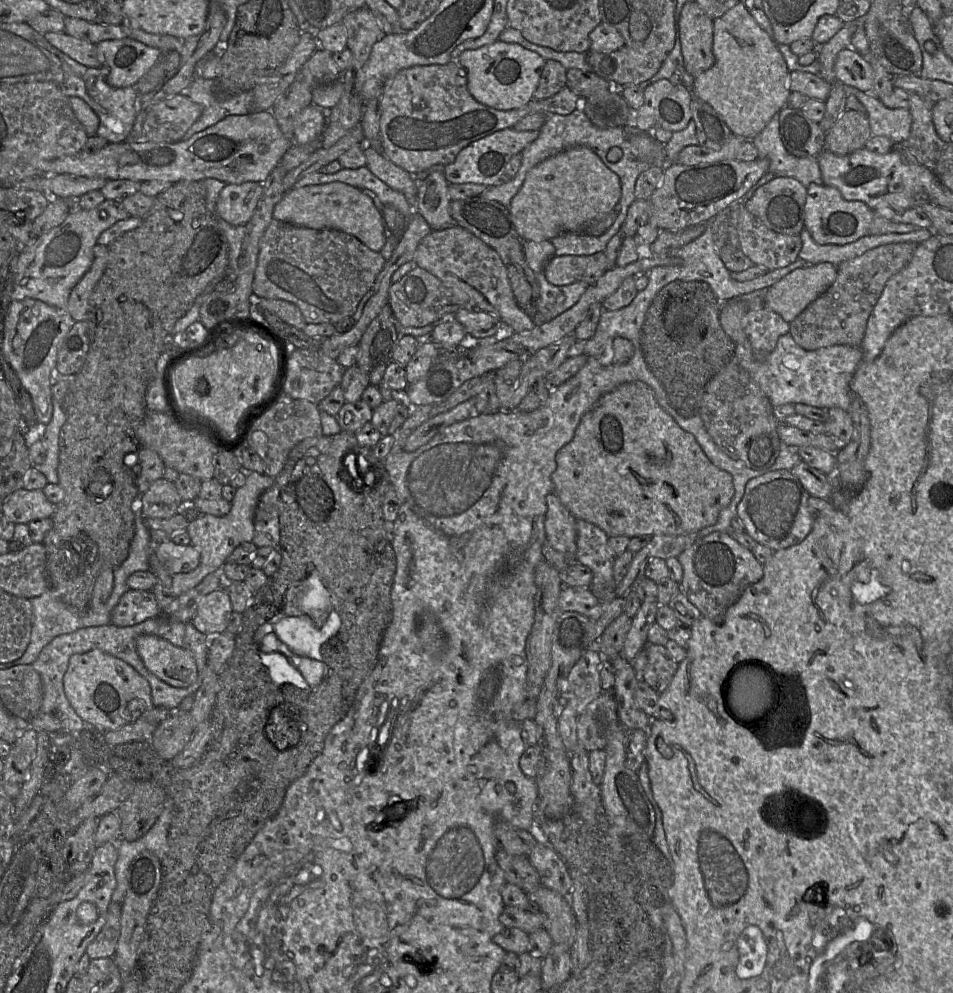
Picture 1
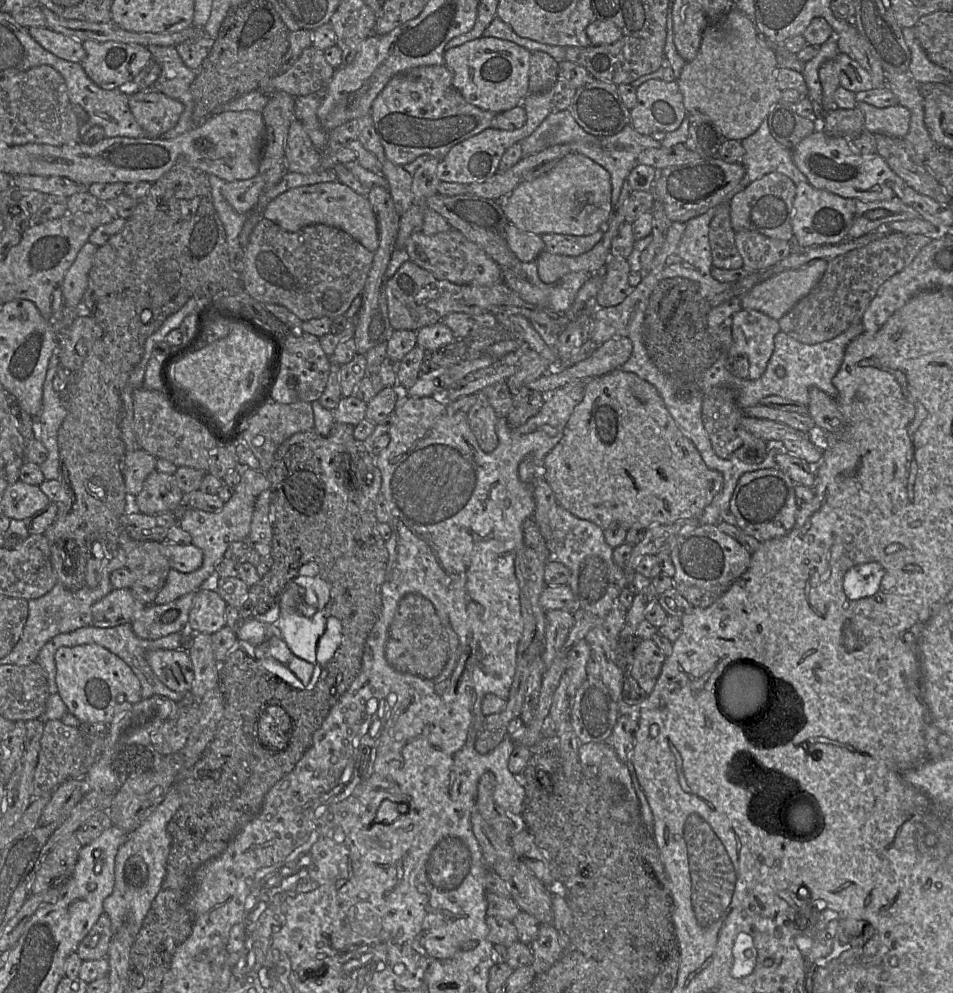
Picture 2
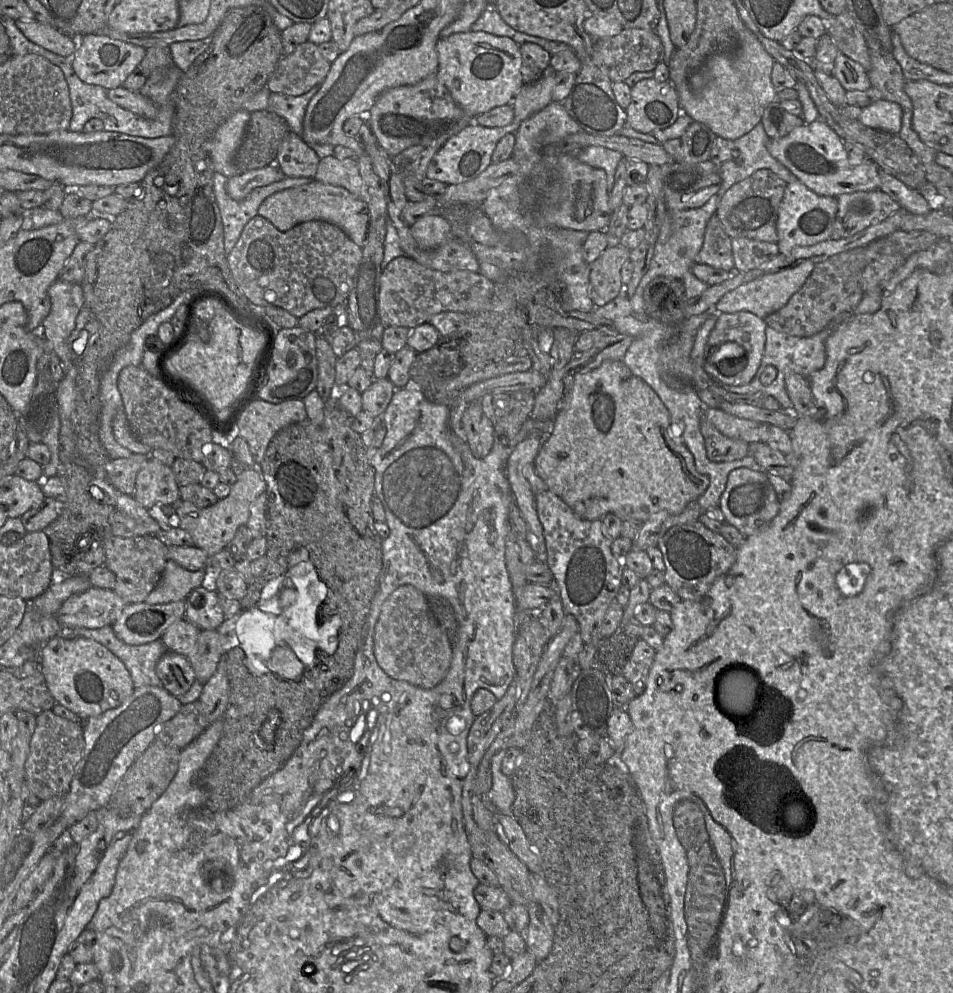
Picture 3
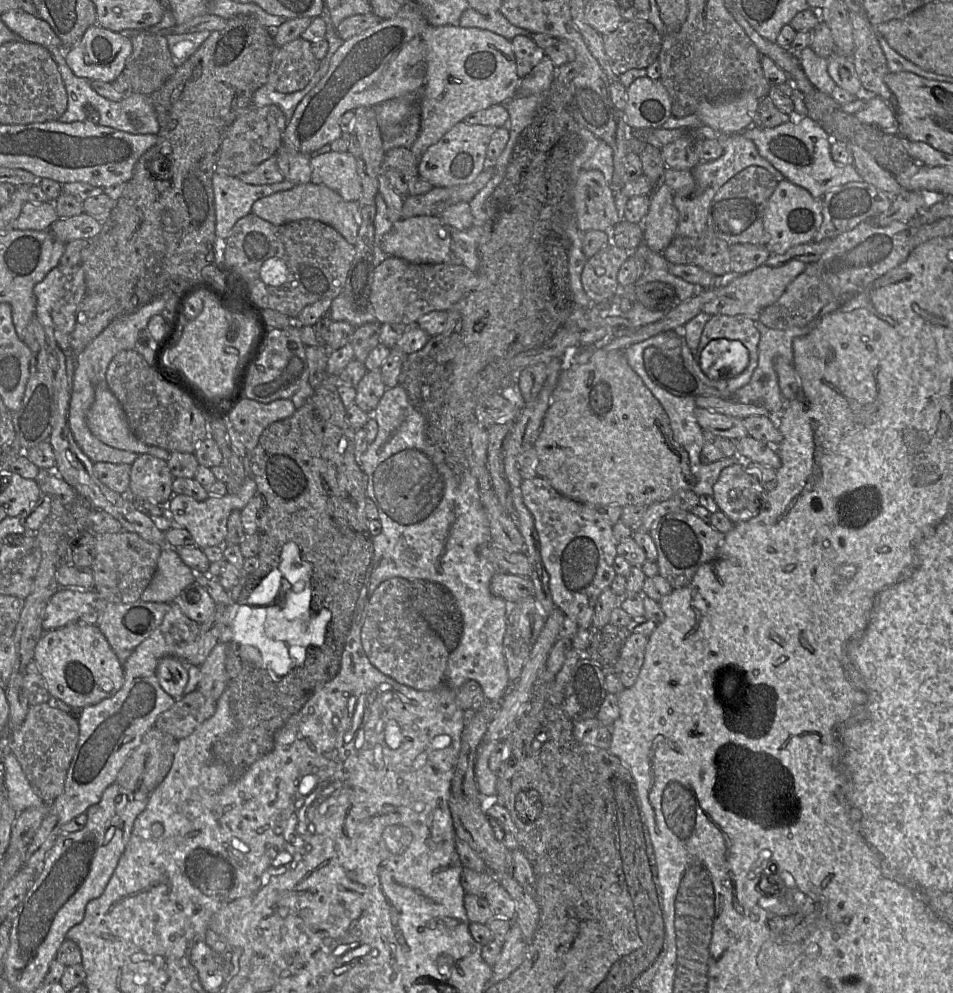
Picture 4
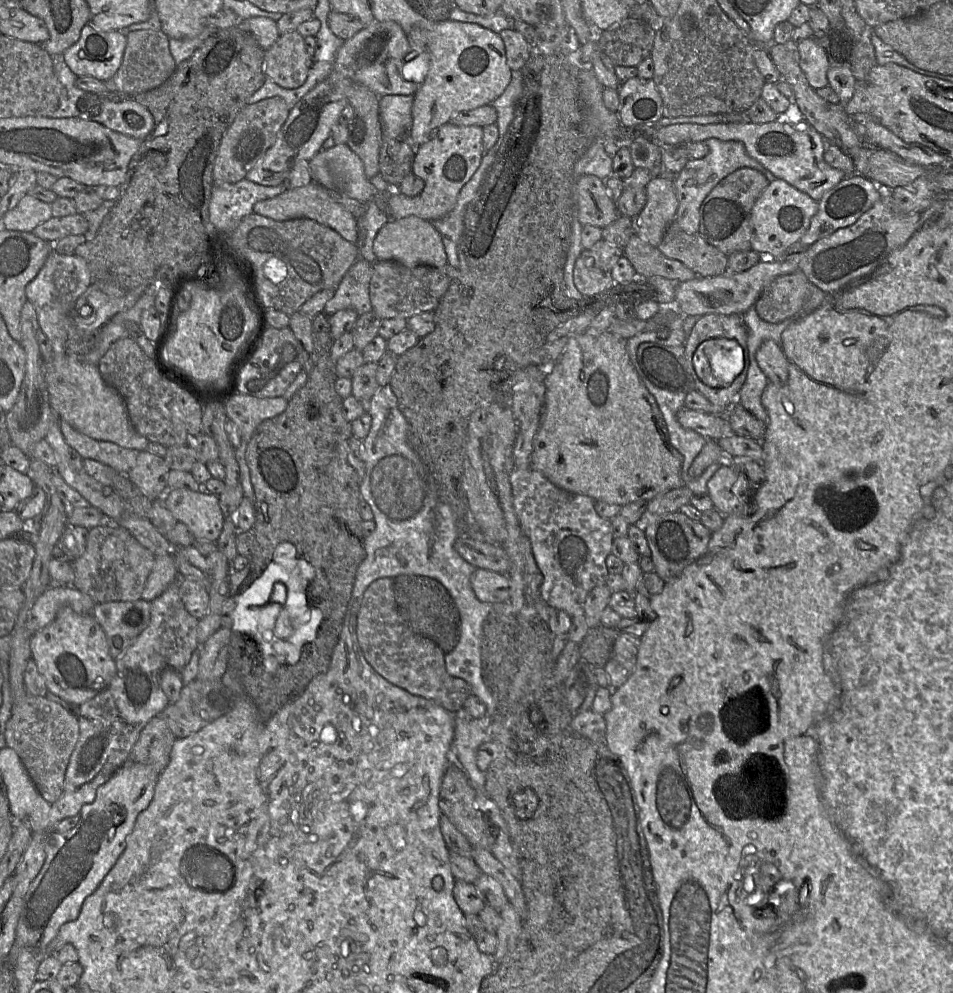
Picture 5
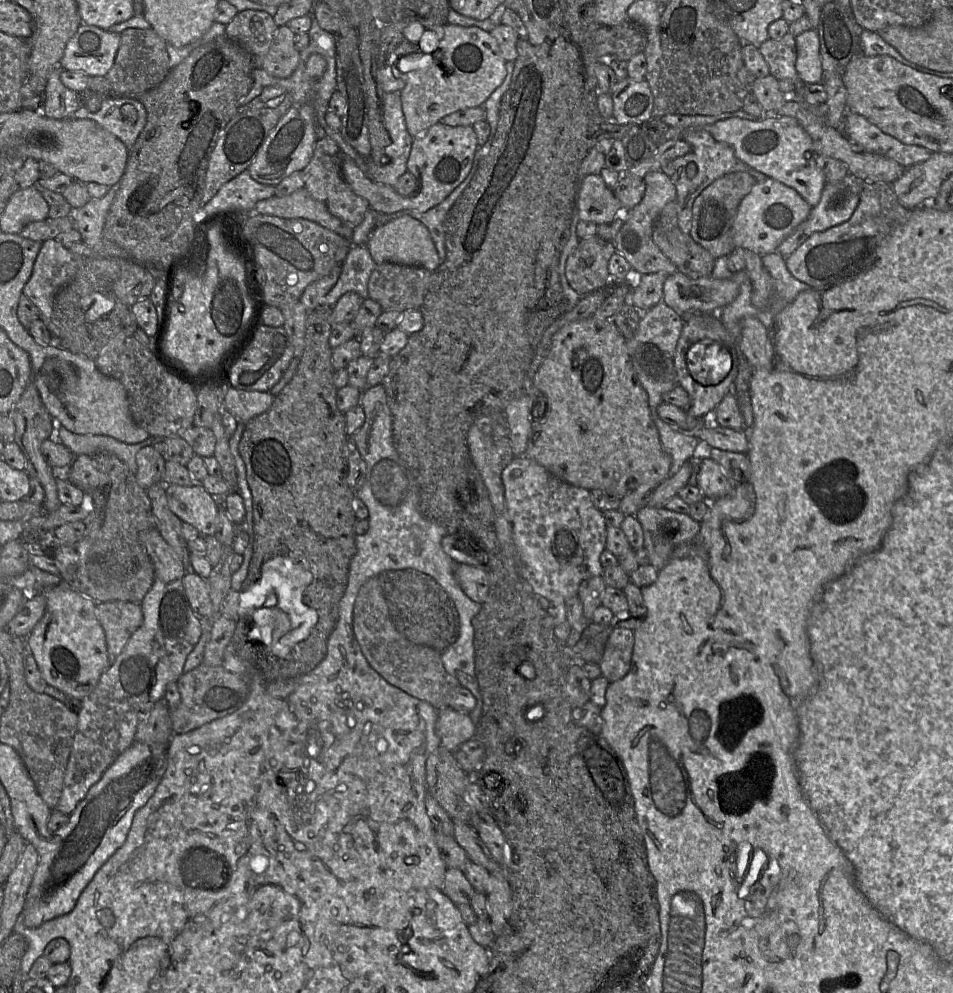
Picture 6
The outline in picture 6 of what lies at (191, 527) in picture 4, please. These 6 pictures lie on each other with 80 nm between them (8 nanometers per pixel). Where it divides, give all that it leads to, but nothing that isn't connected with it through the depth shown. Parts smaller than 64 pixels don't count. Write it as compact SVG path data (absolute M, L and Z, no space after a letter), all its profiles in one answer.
M201 483L193 486L165 484L170 510L183 522L193 525L201 536L215 535L219 515L215 497Z

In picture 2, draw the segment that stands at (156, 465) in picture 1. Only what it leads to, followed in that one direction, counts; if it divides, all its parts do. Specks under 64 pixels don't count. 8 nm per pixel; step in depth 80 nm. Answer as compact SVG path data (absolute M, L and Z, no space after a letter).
M143 449L126 452L121 459L121 471L129 495L140 493L147 476L156 470L156 462L157 458Z

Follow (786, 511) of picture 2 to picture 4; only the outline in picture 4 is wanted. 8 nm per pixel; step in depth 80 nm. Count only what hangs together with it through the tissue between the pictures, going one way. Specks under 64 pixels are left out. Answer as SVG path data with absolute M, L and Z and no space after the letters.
M742 465L724 468L713 486L713 498L733 523L747 521L760 512L766 489Z

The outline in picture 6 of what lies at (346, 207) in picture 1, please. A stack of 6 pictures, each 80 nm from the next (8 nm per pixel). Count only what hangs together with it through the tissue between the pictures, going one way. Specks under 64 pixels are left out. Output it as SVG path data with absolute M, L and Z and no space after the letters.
M304 188L286 196L273 196L258 201L254 206L253 212L280 218L307 219L350 241L354 231L352 227L332 215L323 202L314 199Z

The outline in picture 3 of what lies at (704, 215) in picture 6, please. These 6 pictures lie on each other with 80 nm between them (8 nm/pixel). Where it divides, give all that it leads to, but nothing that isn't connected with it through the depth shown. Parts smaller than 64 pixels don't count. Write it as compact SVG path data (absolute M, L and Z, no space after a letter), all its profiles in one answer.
M759 169L750 177L733 184L723 195L716 209L724 231L731 238L746 237L777 242L776 221L787 182L769 169Z

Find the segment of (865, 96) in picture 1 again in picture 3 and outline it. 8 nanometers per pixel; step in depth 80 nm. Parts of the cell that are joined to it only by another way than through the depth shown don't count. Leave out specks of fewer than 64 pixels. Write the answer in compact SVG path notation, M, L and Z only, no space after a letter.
M881 99L862 108L859 121L867 127L898 135L902 114L899 104Z

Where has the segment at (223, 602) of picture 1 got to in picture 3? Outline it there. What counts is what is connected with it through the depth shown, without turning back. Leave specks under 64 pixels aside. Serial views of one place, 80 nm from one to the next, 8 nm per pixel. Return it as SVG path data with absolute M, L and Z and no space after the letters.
M213 577L205 585L193 589L185 601L185 618L201 630L217 630L226 619L221 607L219 593L216 591Z

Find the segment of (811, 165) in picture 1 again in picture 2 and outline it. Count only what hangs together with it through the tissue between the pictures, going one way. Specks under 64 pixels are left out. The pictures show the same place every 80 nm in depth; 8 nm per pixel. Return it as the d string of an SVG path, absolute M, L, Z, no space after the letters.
M766 120L755 133L740 142L745 149L742 164L746 173L733 193L772 172L781 173L796 184L808 182L806 176L795 165L791 150L785 148L771 135Z

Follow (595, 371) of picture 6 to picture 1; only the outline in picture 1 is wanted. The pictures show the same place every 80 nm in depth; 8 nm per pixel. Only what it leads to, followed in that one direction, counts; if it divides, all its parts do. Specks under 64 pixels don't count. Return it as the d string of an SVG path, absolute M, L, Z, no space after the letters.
M639 381L623 384L614 391L602 396L595 407L582 417L572 441L558 451L556 463L557 468L552 474L552 481L555 494L559 500L576 519L582 519L598 526L608 537L678 536L697 533L717 522L720 512L729 505L735 492L731 474L718 468L710 461L695 437L691 433L684 431L674 418L660 406L653 390L647 384Z

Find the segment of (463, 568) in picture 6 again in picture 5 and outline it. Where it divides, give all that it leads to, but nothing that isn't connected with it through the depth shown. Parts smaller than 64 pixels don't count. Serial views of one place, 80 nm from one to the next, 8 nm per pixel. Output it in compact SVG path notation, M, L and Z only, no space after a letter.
M477 568L470 582L476 597L482 602L494 604L510 599L510 580L507 574Z

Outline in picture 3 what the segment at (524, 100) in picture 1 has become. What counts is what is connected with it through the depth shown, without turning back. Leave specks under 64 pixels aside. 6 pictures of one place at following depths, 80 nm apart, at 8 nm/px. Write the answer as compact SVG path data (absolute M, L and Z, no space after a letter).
M486 32L455 33L437 41L437 77L453 100L471 117L509 104L524 85L521 53L517 43L507 37Z

